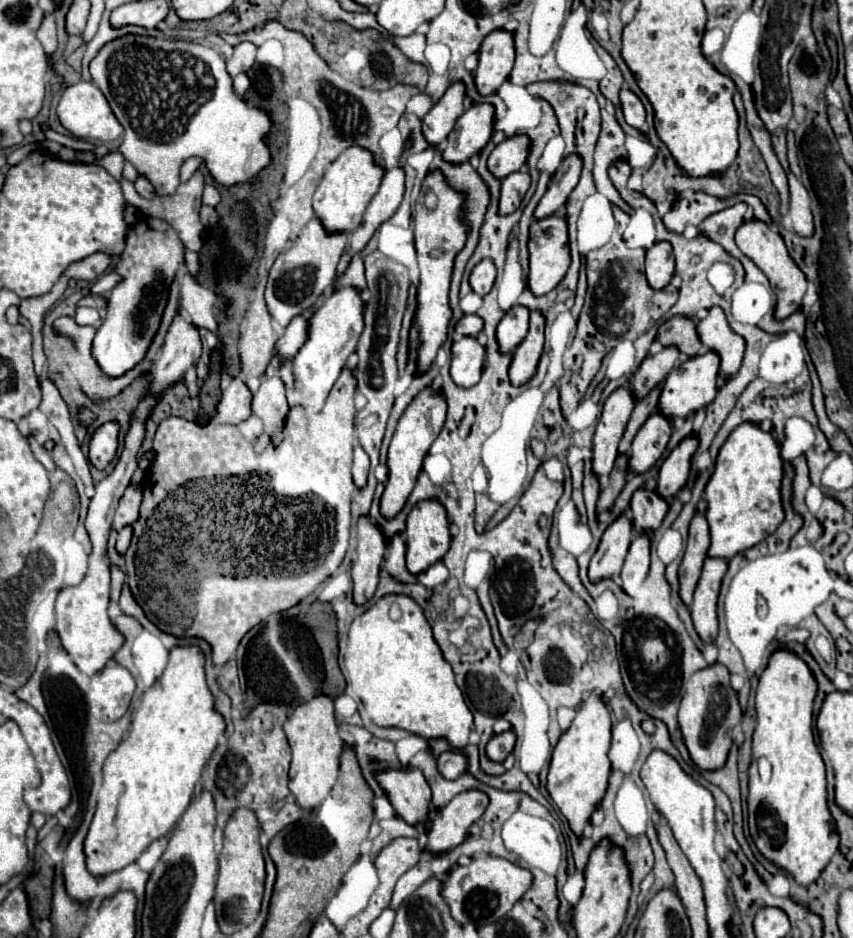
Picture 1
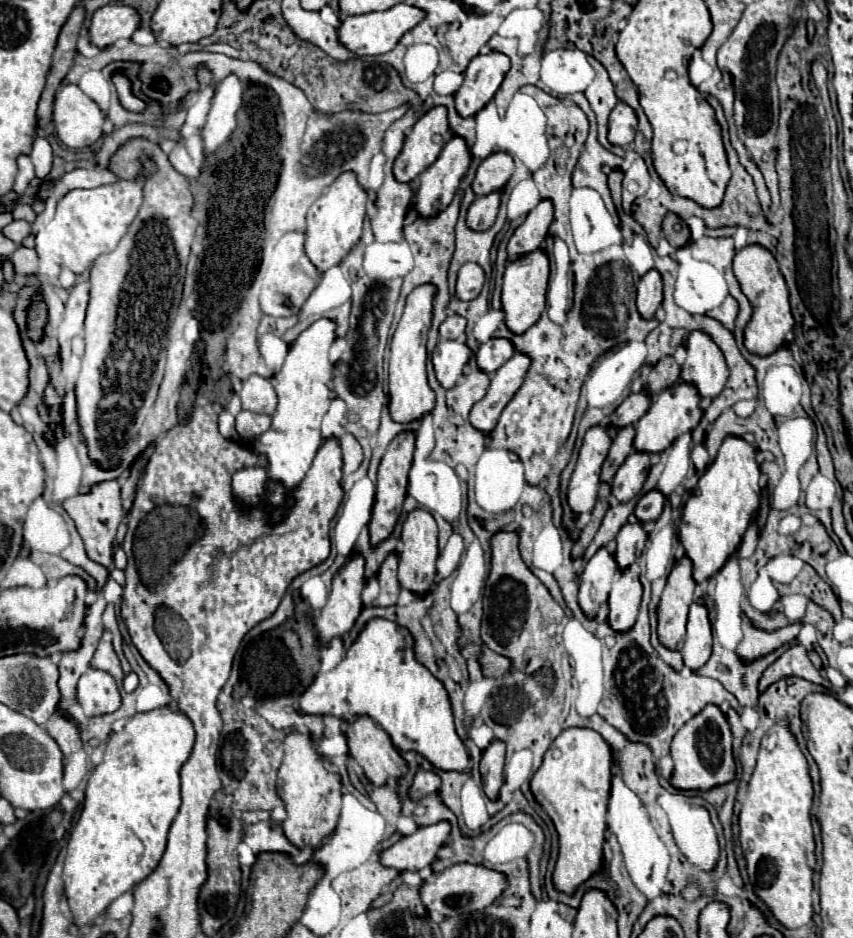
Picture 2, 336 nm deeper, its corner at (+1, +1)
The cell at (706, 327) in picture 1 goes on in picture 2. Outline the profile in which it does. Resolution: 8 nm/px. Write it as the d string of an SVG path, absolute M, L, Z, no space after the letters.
M701 331L689 333L685 339L687 359L683 363L681 379L697 389L703 399L717 397L727 381L727 363L721 349Z

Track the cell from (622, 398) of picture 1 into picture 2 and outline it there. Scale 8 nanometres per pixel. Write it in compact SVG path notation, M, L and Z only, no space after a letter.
M597 425L585 433L583 447L579 451L577 465L575 465L575 471L571 475L569 489L567 489L567 503L575 515L591 511L597 501L601 465L611 447L609 431L611 431L609 427Z

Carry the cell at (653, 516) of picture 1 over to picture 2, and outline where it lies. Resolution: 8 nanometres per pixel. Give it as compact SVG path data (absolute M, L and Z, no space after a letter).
M635 521L635 523L627 523L621 527L619 535L615 537L615 543L617 543L617 549L615 549L615 563L617 567L623 571L627 567L631 567L637 557L641 555L643 551L643 545L647 541L647 535L645 531L641 529L641 523Z

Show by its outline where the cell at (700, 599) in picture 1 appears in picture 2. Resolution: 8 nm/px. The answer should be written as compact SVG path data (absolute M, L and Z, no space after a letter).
M693 603L689 609L689 621L687 621L687 635L681 647L683 663L685 667L697 671L707 663L711 657L711 621L707 615L707 609L699 603Z

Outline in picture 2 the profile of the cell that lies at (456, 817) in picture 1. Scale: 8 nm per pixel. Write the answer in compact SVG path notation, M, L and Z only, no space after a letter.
M447 821L419 827L415 833L399 839L395 845L385 849L379 861L383 867L393 867L399 871L419 871L435 861L439 847L449 837L449 829L451 827Z

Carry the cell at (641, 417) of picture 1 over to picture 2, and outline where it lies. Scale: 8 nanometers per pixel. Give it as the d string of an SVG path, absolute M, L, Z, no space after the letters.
M633 425L617 429L613 443L611 443L611 449L609 449L609 455L607 455L607 461L611 463L613 469L617 469L633 453L633 437L635 437Z

